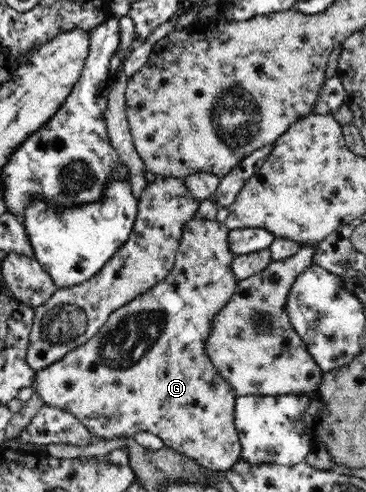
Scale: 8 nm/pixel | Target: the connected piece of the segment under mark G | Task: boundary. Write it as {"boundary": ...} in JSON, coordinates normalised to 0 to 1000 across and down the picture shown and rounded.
{"boundary":[[[536,435],[505,451],[495,467],[495,482],[484,514],[478,516],[478,535],[470,549],[459,555],[445,571],[423,577],[399,593],[383,596],[366,610],[350,614],[339,622],[320,626],[273,667],[268,675],[243,687],[227,701],[197,709],[178,720],[164,732],[148,736],[120,748],[115,754],[98,754],[98,776],[90,791],[98,801],[120,815],[120,823],[158,829],[191,837],[208,846],[232,870],[254,884],[257,894],[303,894],[311,890],[355,890],[369,888],[383,878],[404,878],[432,886],[448,904],[495,919],[503,927],[527,931],[546,947],[579,957],[615,957],[634,951],[658,927],[658,904],[653,898],[653,880],[642,870],[642,837],[645,837],[645,797],[617,778],[612,770],[596,766],[590,750],[579,734],[560,722],[560,691],[568,687],[579,667],[582,642],[628,610],[634,596],[645,589],[650,567],[634,553],[631,528],[642,516],[626,506],[623,492],[626,463],[615,453],[598,449],[568,447]]]}

